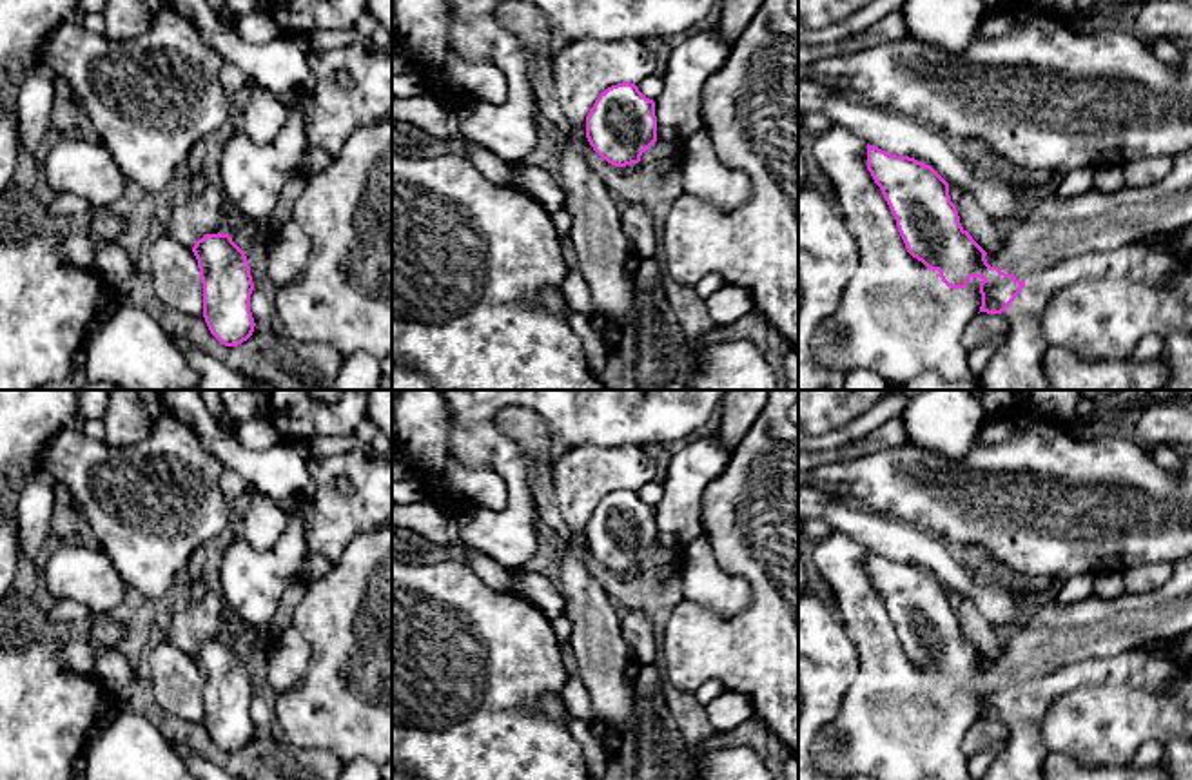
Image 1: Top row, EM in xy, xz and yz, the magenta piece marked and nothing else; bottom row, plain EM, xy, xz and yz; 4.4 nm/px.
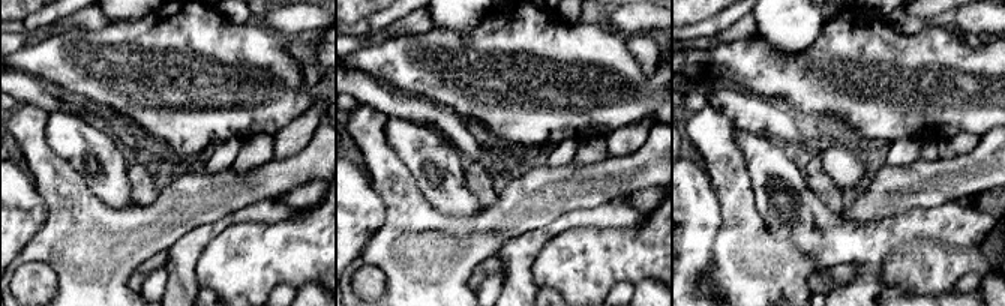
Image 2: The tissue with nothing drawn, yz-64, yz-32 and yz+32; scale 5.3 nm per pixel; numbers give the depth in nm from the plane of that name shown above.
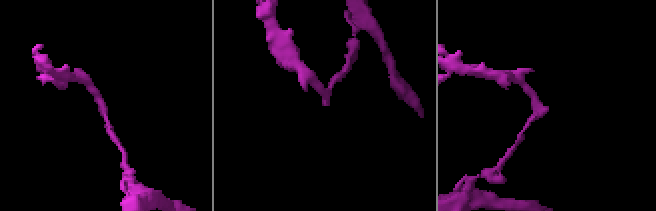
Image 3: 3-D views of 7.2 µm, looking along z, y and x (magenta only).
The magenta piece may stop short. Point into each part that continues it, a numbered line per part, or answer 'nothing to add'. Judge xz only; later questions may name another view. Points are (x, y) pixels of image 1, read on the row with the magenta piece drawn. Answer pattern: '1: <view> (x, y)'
nothing to add

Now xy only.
nothing to add

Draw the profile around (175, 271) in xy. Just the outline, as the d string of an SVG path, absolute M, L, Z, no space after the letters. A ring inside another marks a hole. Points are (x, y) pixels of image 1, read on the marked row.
M156 229L147 241L143 265L152 276L161 303L178 312L203 317L203 283L192 249Z

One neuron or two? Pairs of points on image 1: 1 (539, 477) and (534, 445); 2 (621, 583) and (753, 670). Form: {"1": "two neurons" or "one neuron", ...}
{"1": "one neuron", "2": "two neurons"}

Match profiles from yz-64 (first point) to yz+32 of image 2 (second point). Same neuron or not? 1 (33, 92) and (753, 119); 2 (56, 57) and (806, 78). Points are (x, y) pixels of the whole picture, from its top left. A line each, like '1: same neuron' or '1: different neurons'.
1: same neuron
2: same neuron

